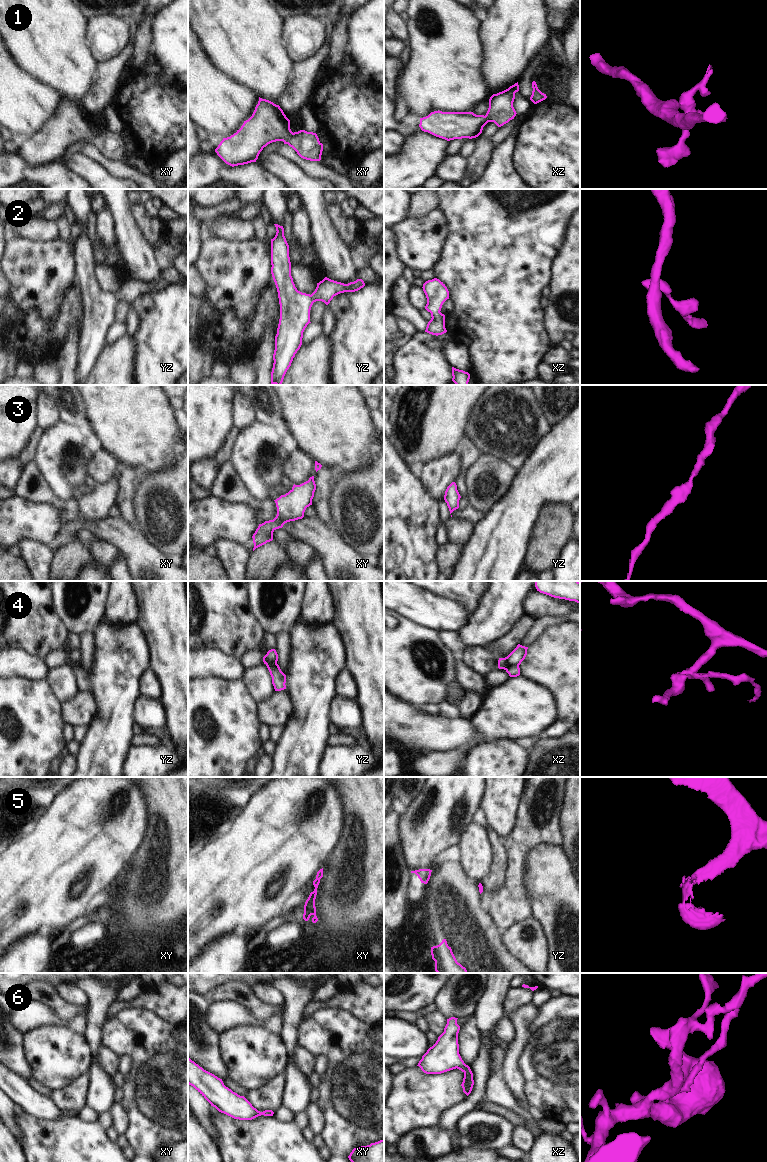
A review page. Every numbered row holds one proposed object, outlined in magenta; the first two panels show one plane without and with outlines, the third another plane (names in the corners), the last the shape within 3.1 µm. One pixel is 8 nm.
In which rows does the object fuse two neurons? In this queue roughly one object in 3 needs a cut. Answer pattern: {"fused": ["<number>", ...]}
{"fused": ["4", "5"]}

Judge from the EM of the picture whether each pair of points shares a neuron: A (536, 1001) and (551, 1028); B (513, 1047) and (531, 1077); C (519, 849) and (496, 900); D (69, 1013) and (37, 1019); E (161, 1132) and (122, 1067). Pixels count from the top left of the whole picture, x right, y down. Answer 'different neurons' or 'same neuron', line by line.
A: different neurons
B: different neurons
C: same neuron
D: different neurons
E: different neurons

